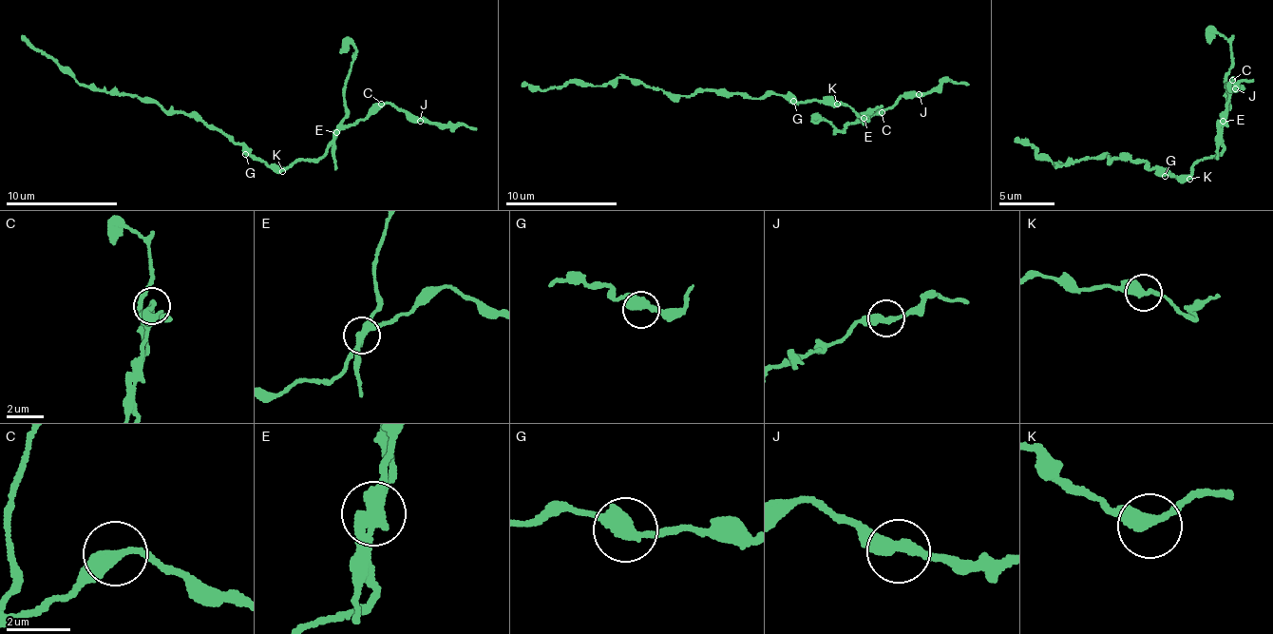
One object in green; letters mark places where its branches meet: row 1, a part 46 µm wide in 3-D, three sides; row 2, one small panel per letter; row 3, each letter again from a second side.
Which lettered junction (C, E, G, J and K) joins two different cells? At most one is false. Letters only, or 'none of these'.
E

